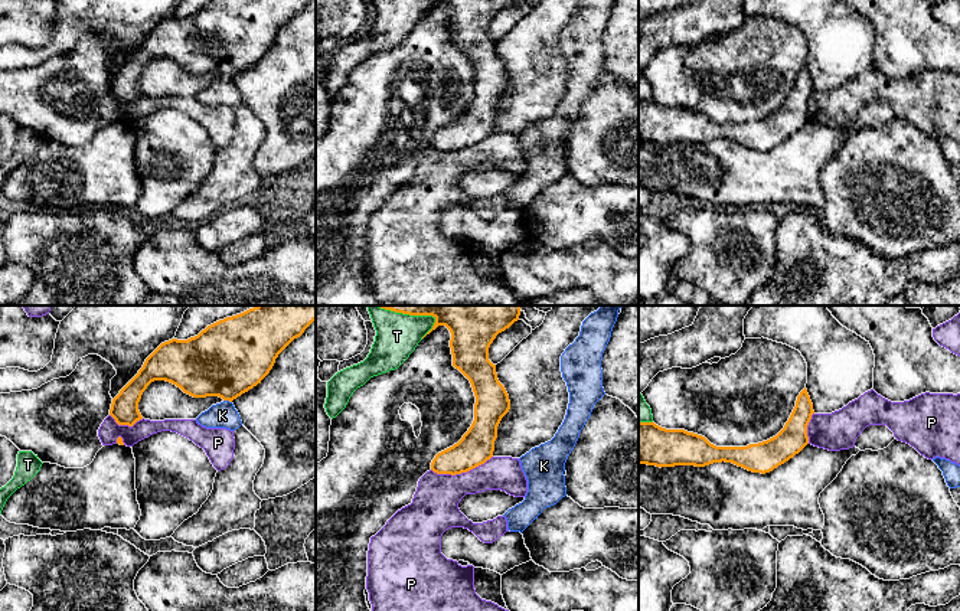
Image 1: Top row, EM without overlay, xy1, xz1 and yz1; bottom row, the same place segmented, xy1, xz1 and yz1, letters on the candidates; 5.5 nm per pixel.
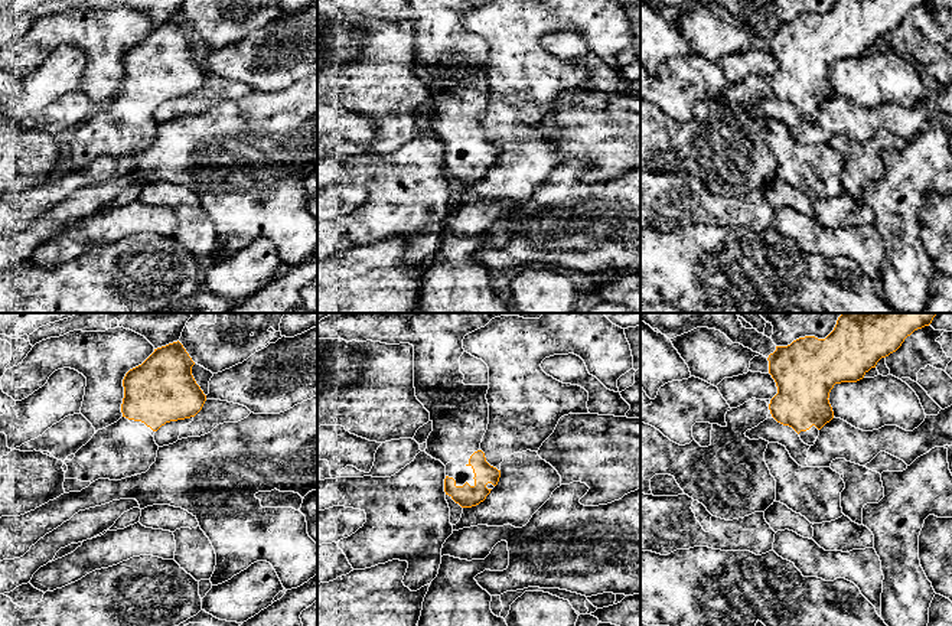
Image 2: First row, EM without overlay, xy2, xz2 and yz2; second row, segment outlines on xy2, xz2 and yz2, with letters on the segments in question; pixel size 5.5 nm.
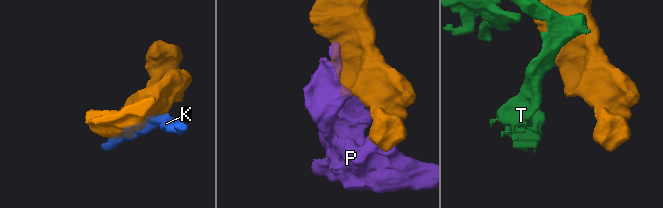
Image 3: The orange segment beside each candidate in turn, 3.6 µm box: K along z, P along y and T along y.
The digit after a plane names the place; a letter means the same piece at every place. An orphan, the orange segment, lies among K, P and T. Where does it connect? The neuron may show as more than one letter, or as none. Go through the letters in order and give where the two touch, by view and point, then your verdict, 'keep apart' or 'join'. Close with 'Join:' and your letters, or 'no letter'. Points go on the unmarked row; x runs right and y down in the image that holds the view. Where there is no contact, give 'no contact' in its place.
K: xy1 (228, 77) | keep apart
P: xz1 (461, 149) | keep apart
T: xz1 (430, 7) | keep apart
Join: no letter

